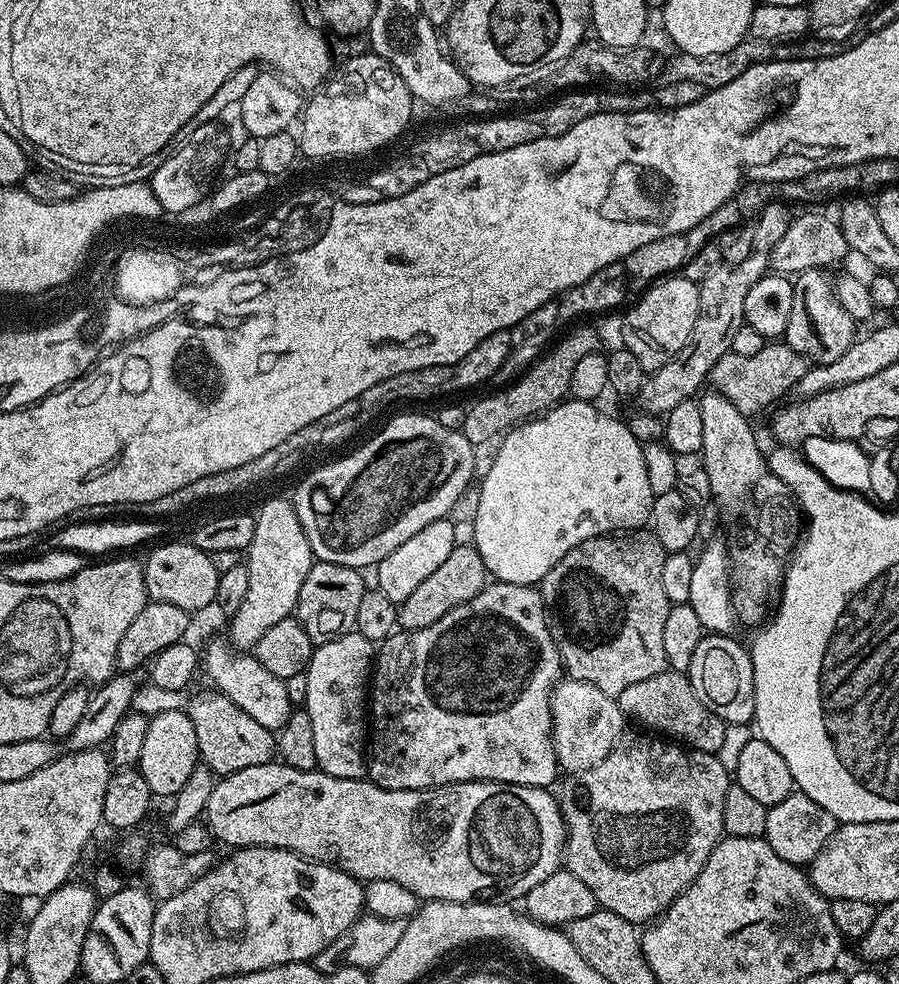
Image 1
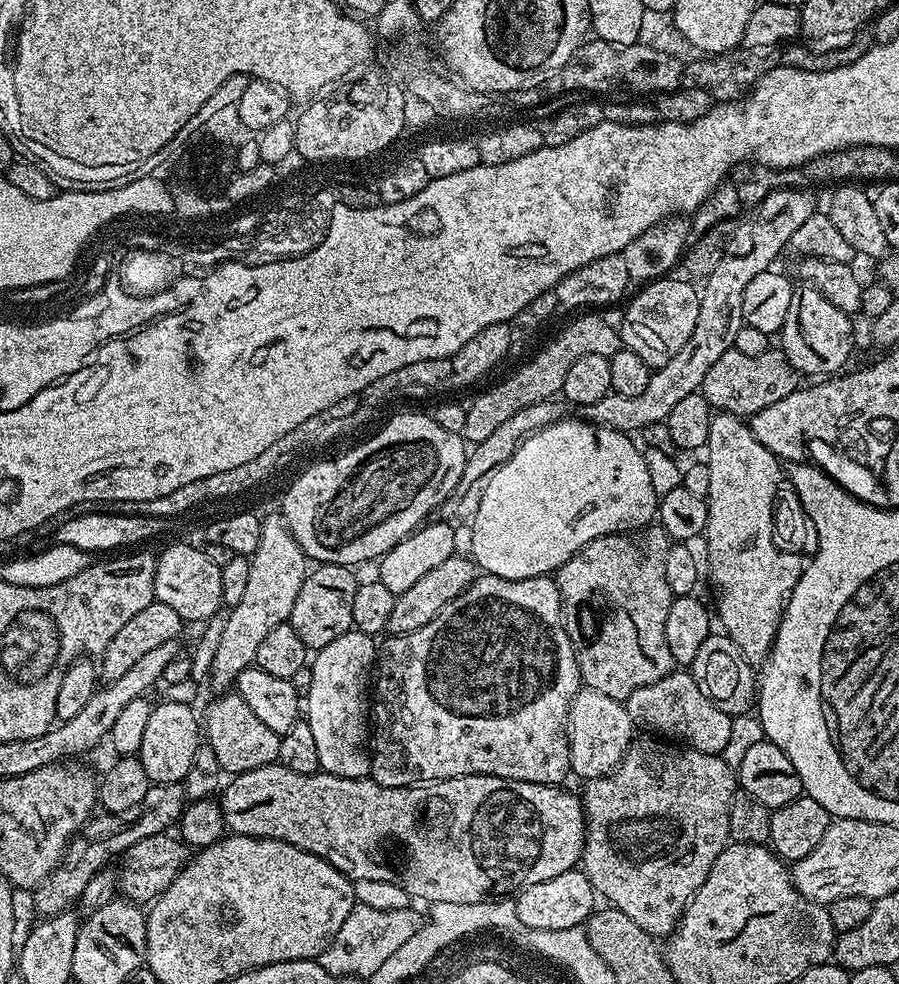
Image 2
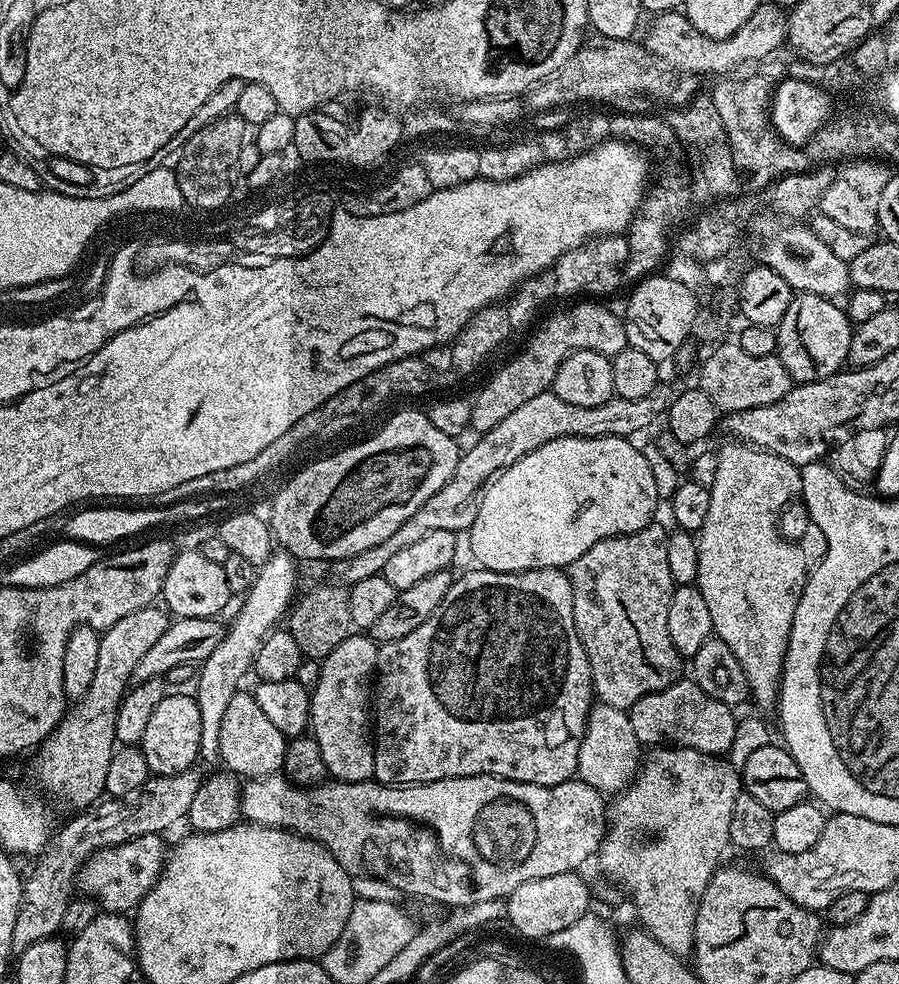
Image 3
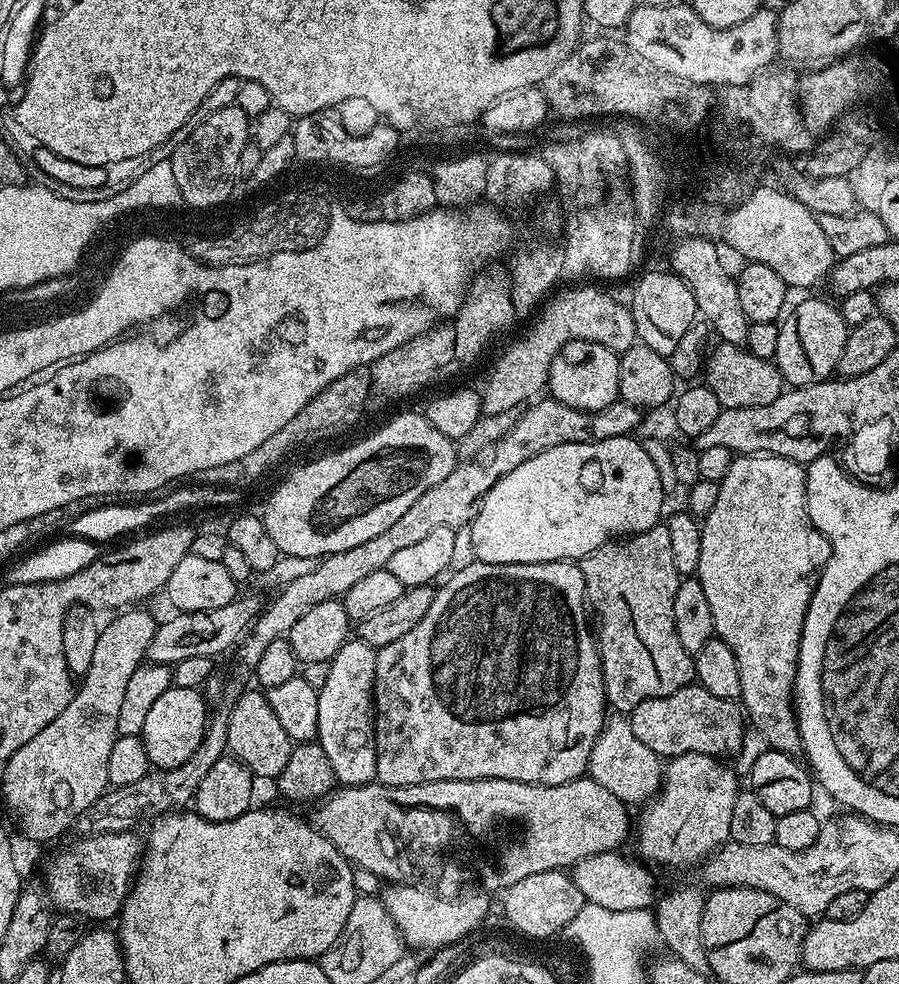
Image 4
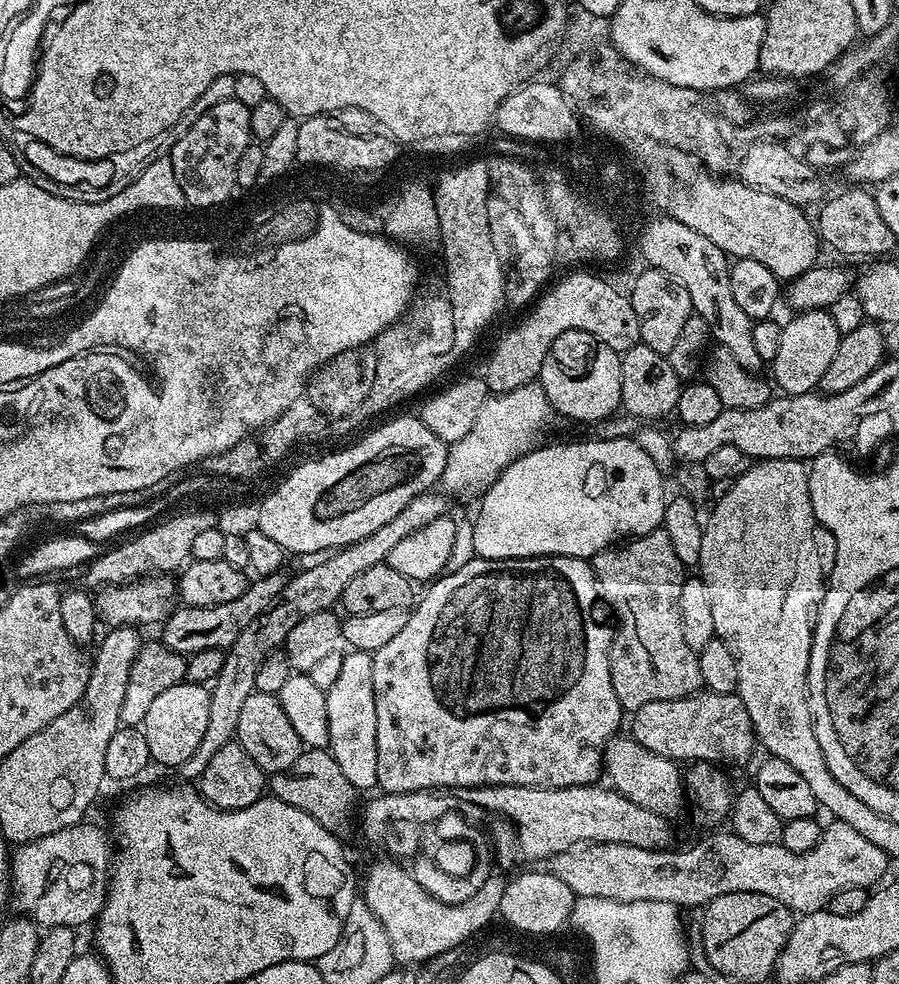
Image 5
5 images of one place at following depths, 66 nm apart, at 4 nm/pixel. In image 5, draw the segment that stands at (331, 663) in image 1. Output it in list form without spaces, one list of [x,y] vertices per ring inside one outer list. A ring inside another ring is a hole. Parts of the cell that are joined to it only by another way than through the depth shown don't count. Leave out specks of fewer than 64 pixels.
[[[349,651],[334,686],[326,690],[328,746],[334,762],[350,786],[358,790],[377,787],[378,778],[378,714],[374,714],[374,666],[372,653]]]

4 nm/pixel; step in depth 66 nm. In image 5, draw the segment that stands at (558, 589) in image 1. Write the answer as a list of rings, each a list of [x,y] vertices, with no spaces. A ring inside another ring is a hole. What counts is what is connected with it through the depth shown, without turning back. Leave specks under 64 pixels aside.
[[[659,527],[641,536],[625,539],[613,547],[603,548],[602,551],[591,557],[590,563],[592,573],[596,576],[596,587],[603,603],[605,600],[620,615],[620,625],[614,628],[612,649],[608,653],[610,654],[610,682],[614,682],[614,694],[618,694],[618,702],[621,709],[625,713],[631,714],[638,711],[642,706],[646,706],[646,702],[686,698],[687,696],[694,696],[701,691],[704,688],[704,683],[702,682],[702,670],[698,670],[698,653],[690,650],[686,637],[682,635],[682,610],[678,610],[678,598],[682,598],[682,586],[686,579],[686,566],[682,562],[678,562],[678,554],[674,554],[674,545],[670,542],[670,534],[666,534],[663,527]]]

